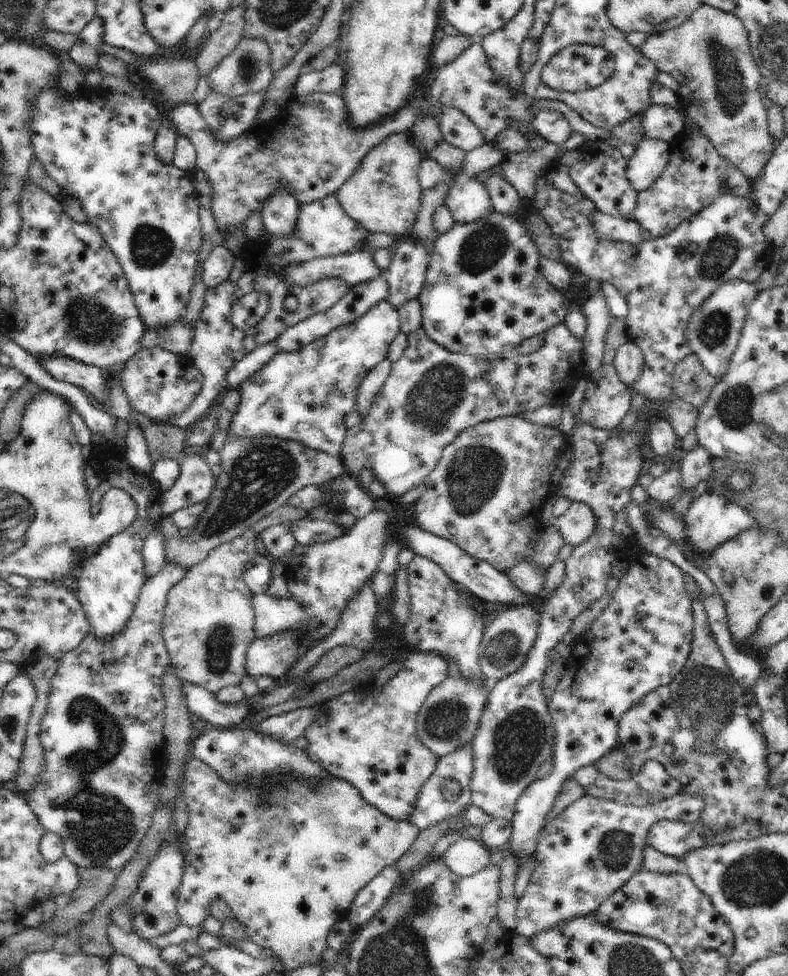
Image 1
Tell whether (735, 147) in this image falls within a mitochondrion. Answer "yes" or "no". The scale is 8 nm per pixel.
no

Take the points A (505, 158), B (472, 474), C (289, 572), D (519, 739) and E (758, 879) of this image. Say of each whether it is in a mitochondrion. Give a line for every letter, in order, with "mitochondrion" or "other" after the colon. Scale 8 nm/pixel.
A: other
B: mitochondrion
C: other
D: mitochondrion
E: mitochondrion

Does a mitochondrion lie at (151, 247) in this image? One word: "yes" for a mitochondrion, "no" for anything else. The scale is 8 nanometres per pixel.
yes

